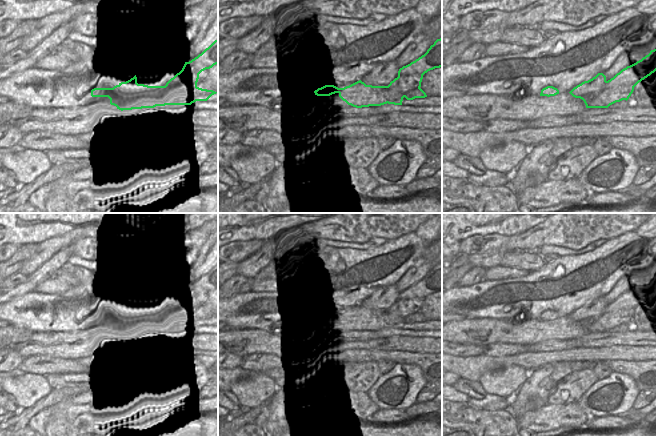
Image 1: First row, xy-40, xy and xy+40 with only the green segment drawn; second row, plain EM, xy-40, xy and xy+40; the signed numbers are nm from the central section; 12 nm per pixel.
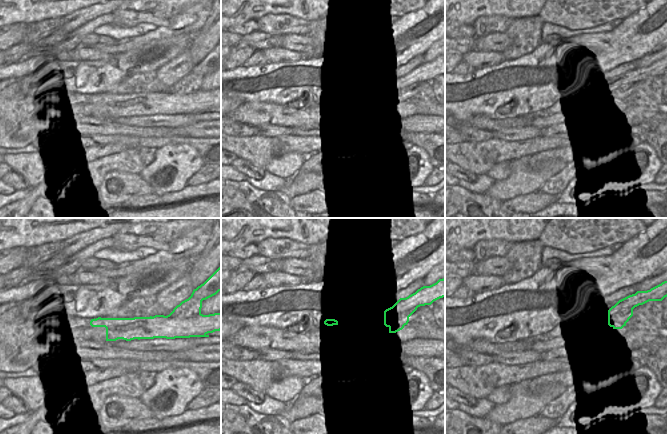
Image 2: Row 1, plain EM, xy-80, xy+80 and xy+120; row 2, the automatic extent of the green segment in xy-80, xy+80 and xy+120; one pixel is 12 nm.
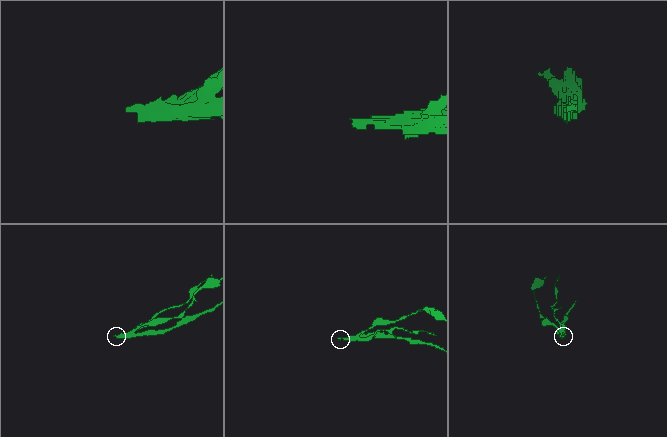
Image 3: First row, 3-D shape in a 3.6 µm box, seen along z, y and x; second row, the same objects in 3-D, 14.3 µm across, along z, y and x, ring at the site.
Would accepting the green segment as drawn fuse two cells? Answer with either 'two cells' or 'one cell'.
two cells

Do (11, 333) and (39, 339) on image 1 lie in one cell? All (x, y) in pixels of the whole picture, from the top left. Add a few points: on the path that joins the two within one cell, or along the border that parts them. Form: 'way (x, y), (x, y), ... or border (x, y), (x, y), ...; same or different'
way (18, 335), (26, 335), (32, 338); same

